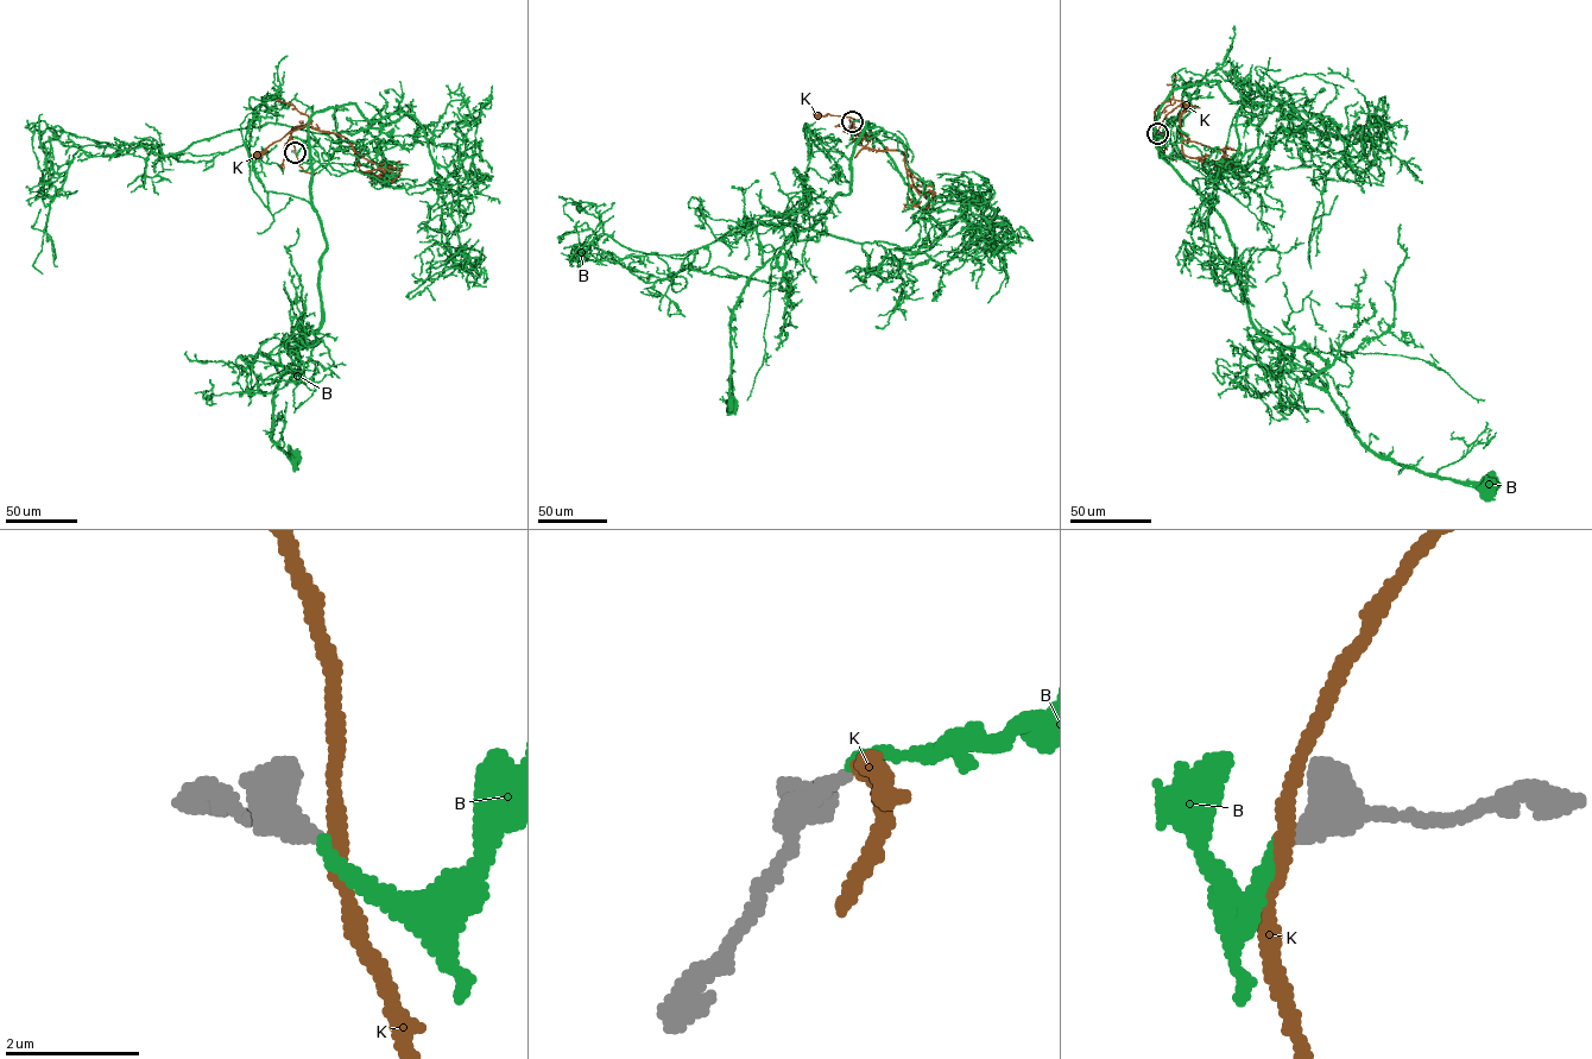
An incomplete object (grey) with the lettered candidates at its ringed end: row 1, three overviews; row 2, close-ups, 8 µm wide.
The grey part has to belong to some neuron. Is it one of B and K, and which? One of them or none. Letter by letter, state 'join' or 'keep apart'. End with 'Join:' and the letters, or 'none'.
B: join
K: keep apart
Join: B

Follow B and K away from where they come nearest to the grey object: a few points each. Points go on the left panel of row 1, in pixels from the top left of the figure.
B: (295, 152), (309, 149), (326, 249), (322, 323), (285, 333), (266, 354), (280, 378), (271, 436), (295, 458)
K: (295, 152), (291, 130), (311, 120), (257, 155)

